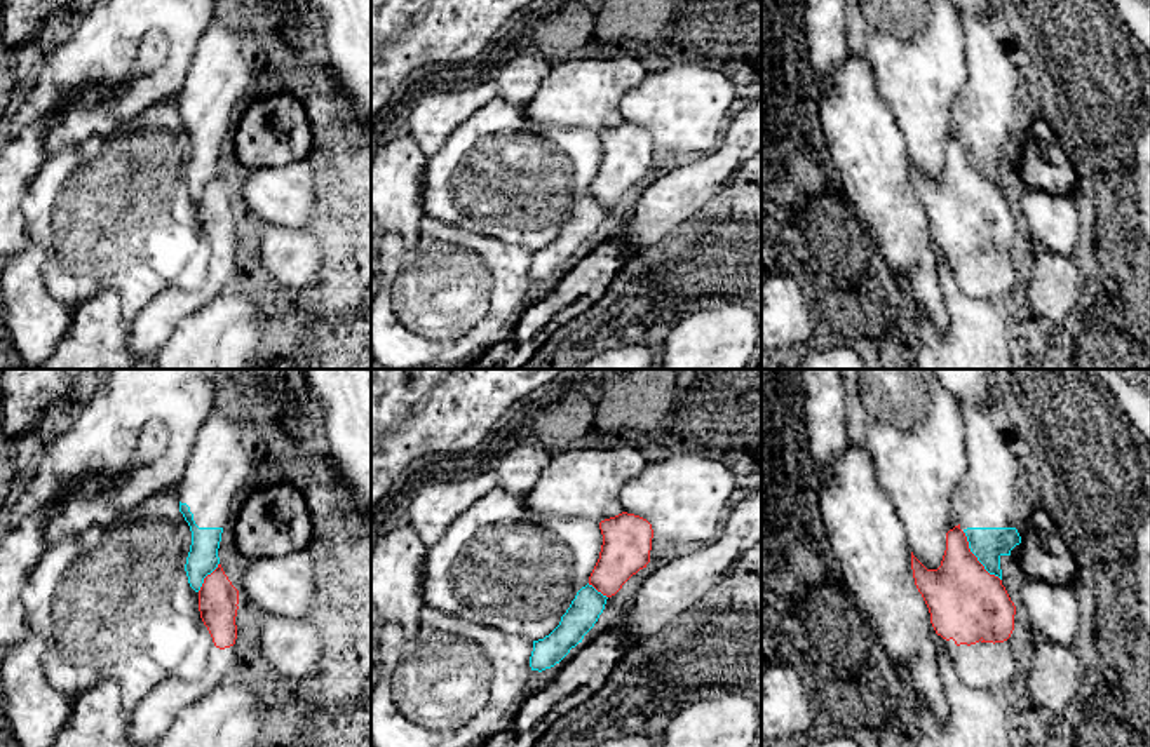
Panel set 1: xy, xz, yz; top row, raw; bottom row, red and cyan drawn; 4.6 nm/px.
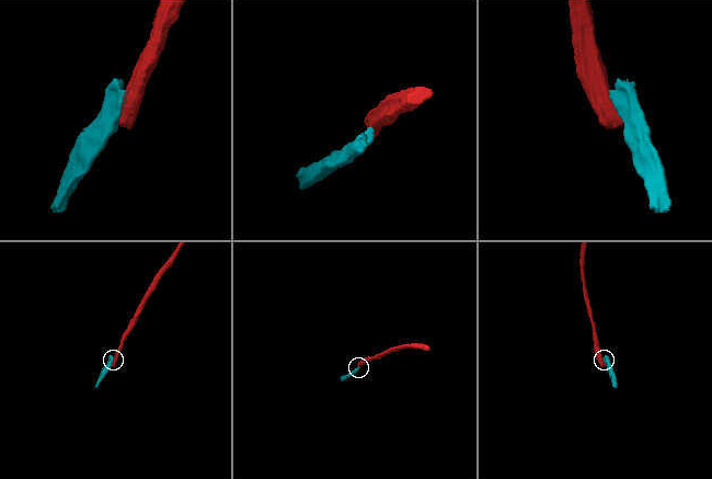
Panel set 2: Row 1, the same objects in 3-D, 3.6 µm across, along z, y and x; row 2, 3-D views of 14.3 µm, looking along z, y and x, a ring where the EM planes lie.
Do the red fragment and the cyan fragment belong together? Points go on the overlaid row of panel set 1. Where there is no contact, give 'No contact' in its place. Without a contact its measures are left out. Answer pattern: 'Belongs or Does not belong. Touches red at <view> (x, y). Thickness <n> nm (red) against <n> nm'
Does not belong. Touches red at yz (976, 558). Thickness 340 nm (red) against 160 nm

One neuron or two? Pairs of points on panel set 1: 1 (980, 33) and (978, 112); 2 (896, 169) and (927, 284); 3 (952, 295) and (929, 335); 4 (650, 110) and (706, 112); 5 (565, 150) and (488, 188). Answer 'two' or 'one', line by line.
1: one
2: one
3: one
4: one
5: one

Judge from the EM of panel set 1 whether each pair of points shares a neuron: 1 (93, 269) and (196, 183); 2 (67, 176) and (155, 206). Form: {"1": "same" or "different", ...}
{"1": "different", "2": "same"}

